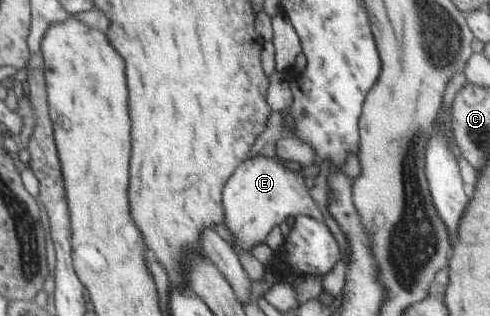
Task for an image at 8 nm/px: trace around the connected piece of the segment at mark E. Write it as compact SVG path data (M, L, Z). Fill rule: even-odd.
M256 156L240 163L241 171L237 171L237 175L233 175L233 179L229 179L229 187L225 187L225 199L220 199L220 203L225 203L225 223L223 225L231 235L231 243L227 243L227 245L231 247L231 251L237 255L238 259L239 253L249 252L257 243L264 243L267 233L282 221L290 222L297 216L309 216L324 223L323 213L319 212L317 205L311 200L303 178L296 175L294 171L281 167L277 161L279 160L275 157L265 159Z

